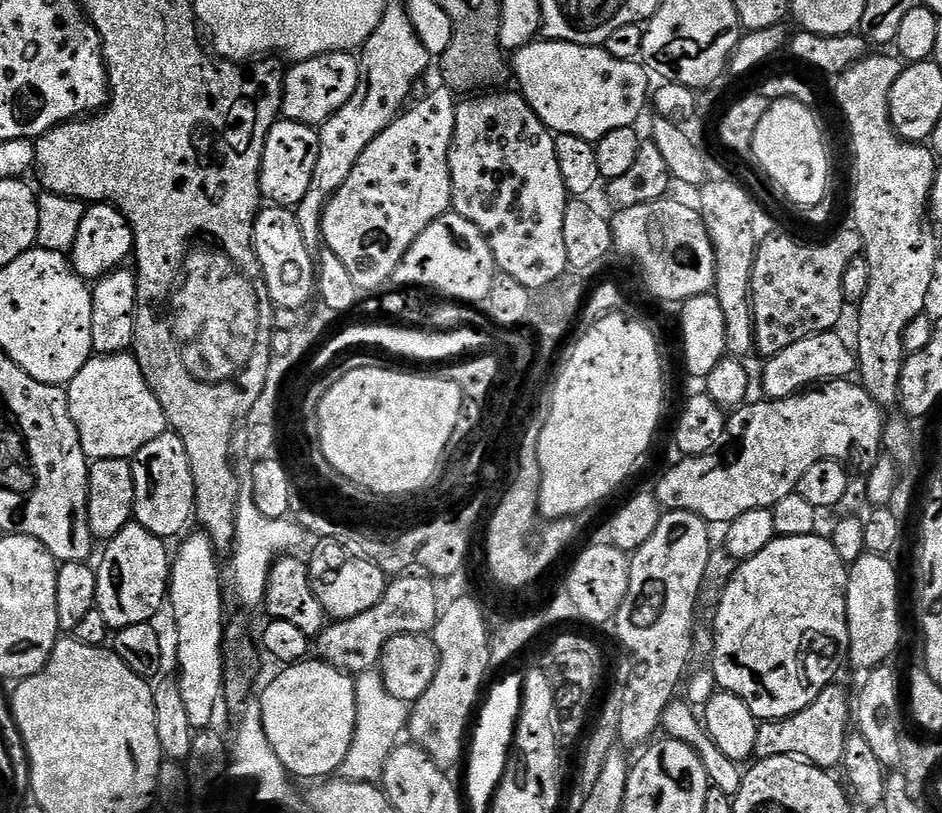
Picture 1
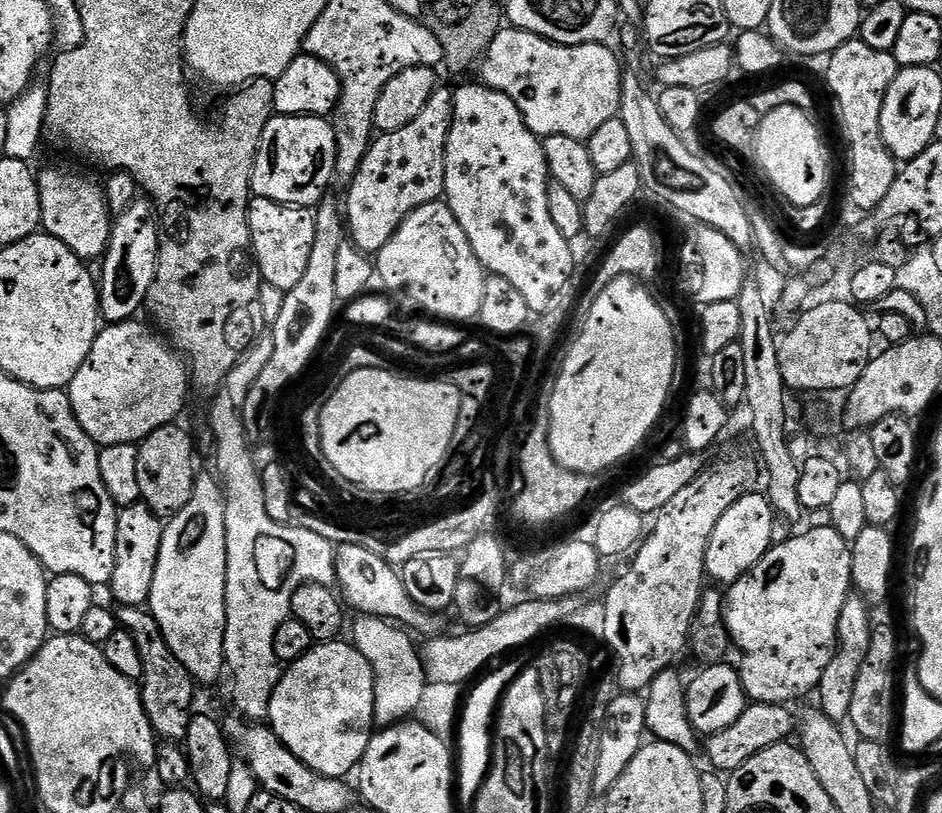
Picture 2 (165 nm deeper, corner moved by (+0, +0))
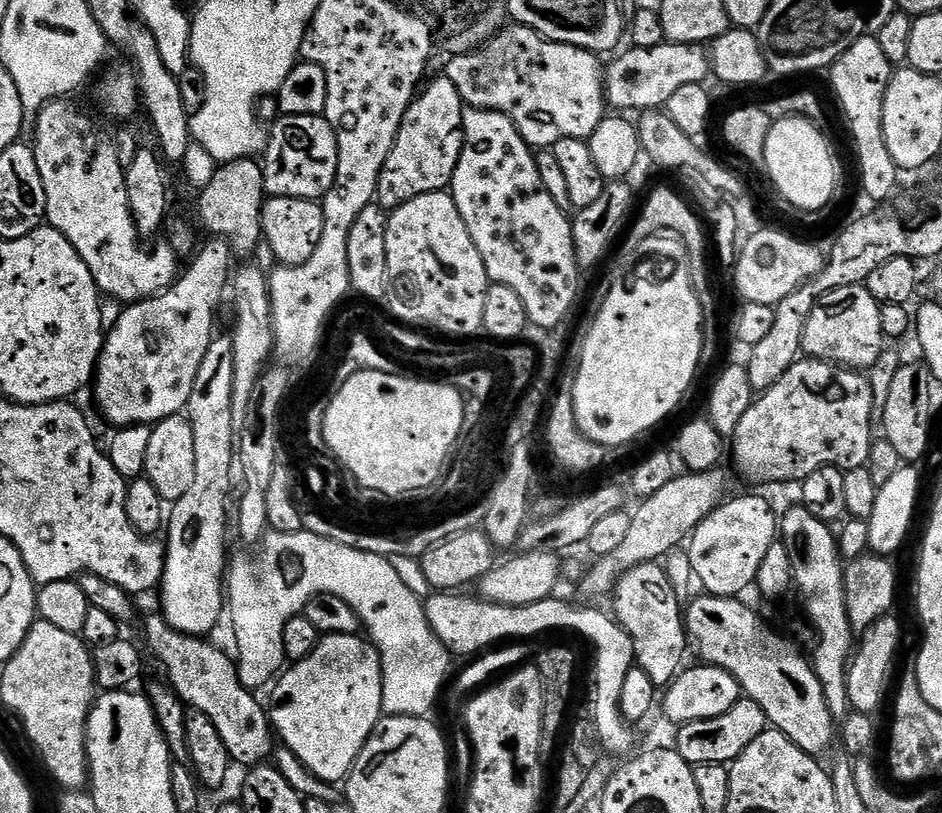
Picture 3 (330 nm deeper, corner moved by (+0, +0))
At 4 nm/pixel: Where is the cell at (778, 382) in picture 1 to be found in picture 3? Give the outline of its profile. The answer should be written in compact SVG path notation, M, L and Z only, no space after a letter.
M864 284L830 290L817 300L814 310L810 310L810 318L806 318L806 330L802 330L803 355L853 370L870 369L886 347L880 306Z

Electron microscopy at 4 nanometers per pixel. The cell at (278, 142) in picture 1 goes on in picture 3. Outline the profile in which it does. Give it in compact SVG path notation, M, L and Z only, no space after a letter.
M323 115L280 116L268 132L268 147L262 153L262 167L264 191L268 196L319 201L335 182L338 170L338 142L330 122Z

